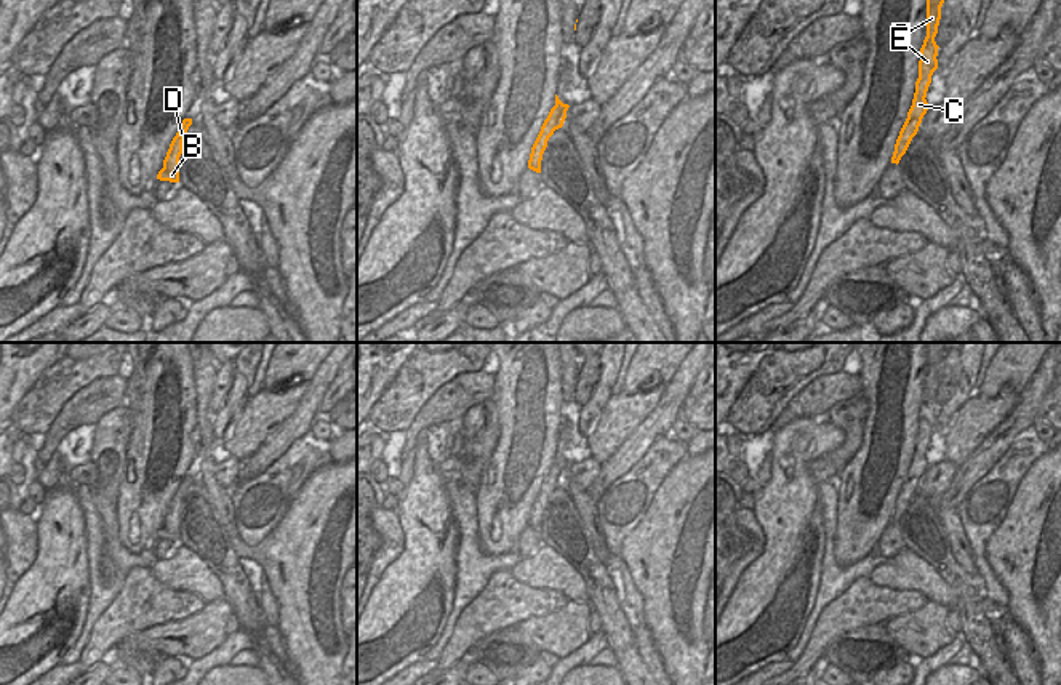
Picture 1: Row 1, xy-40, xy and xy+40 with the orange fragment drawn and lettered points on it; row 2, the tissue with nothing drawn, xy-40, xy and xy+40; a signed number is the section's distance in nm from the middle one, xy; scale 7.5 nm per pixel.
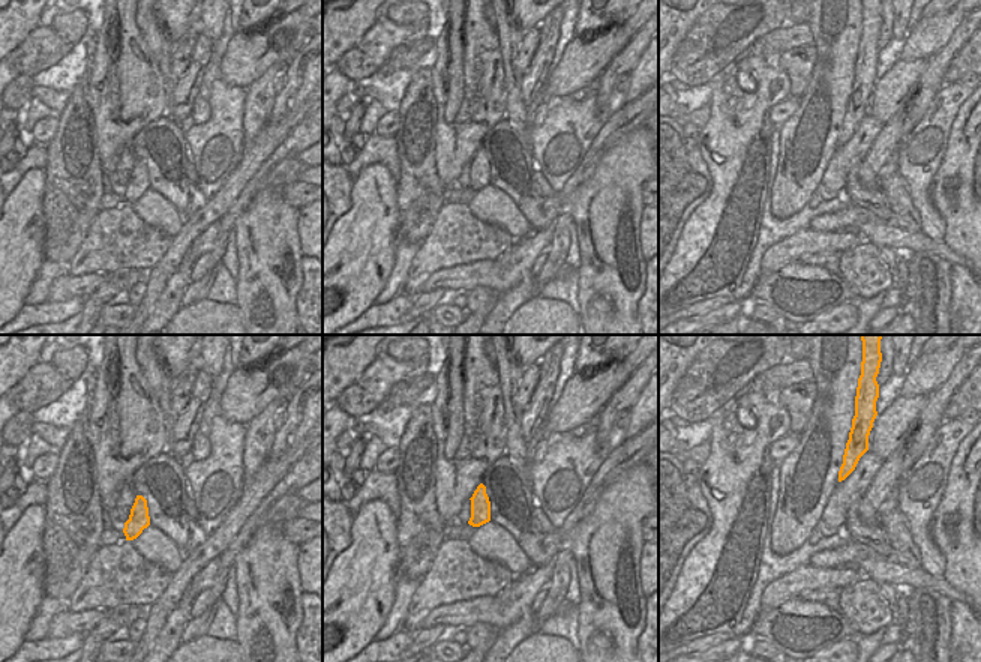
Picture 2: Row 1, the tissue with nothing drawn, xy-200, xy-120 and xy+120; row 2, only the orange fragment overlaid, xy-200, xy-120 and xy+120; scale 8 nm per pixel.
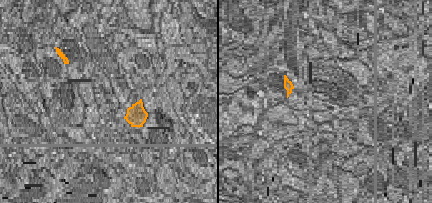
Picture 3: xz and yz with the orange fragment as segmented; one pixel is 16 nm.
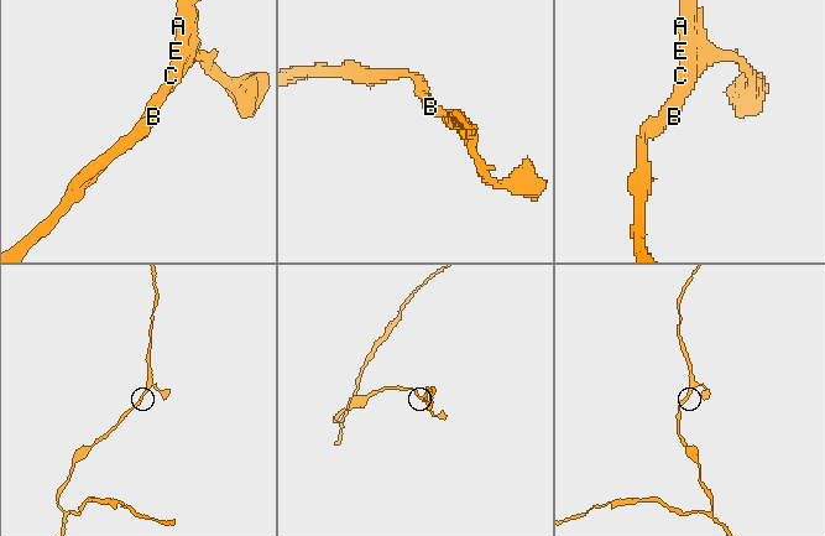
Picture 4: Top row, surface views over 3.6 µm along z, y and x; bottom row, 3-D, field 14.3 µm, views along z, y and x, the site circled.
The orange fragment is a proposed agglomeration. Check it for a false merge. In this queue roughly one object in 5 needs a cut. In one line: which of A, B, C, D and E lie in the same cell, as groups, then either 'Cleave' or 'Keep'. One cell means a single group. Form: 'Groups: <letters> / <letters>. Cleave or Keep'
Groups: A B C D E. Keep.

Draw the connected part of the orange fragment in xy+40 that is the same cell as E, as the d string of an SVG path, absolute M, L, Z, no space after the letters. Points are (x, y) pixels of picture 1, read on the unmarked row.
M927 342L927 395L920 407L920 419L919 419L919 437L915 440L915 451L912 458L912 464L907 471L907 477L899 490L899 495L895 503L895 511L891 515L891 522L899 522L901 515L906 512L912 496L917 493L919 485L922 482L923 474L928 469L927 450L931 442L931 434L938 427L938 403L935 395L938 392L938 384L941 378L941 365L944 362L944 355L947 352L944 342Z

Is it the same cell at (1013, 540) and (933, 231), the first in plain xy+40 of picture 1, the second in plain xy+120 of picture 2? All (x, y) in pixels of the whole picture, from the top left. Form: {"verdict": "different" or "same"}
{"verdict": "different"}

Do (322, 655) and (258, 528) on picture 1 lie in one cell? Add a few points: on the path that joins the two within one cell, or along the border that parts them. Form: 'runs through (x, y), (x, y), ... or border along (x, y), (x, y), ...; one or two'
border along (288, 511), (255, 546), (247, 546), (237, 536); two

